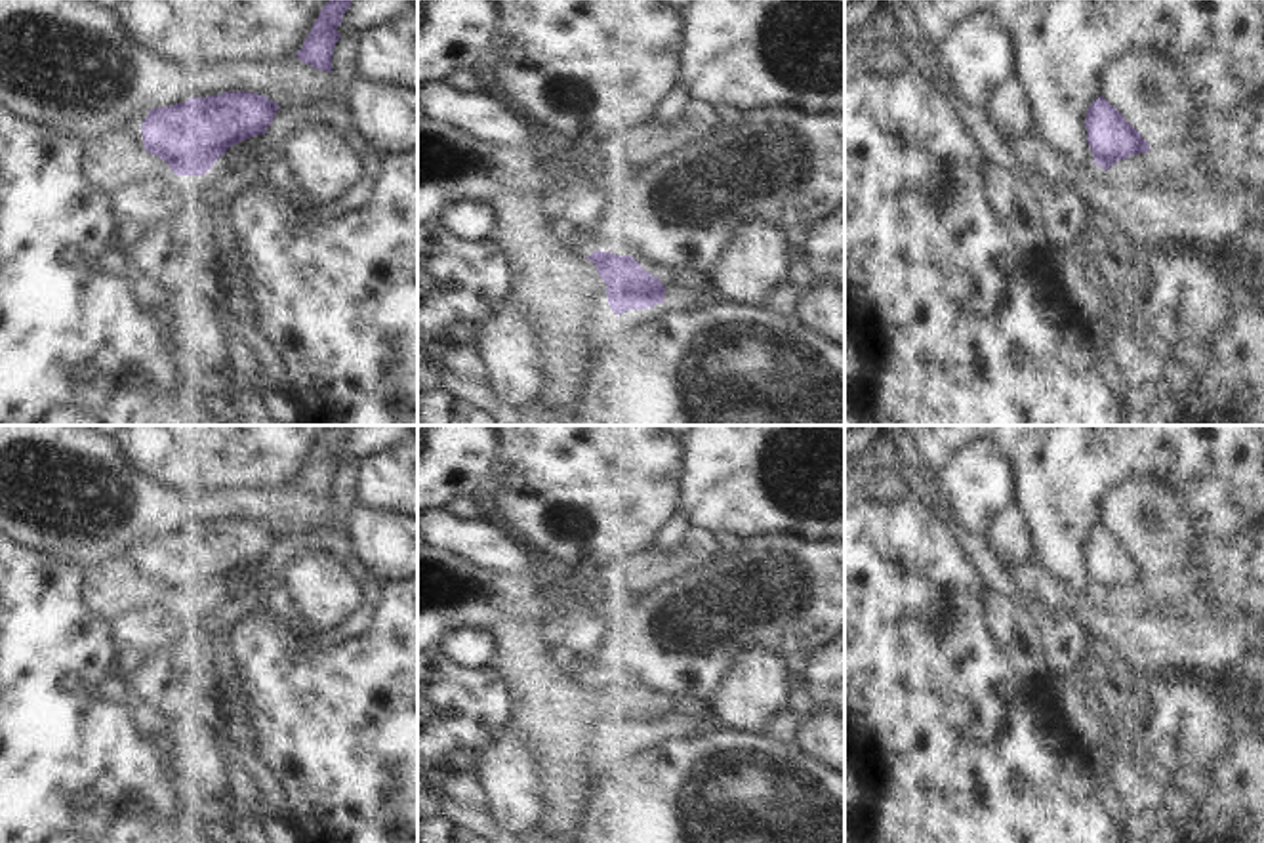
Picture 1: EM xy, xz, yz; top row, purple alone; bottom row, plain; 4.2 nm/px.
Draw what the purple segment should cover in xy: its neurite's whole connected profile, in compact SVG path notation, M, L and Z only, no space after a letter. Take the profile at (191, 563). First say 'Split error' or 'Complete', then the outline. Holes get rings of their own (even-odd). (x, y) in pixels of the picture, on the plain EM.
Split error. M223 519L151 536L139 555L120 557L141 566L177 603L204 603L238 568L267 561L280 534L259 521Z

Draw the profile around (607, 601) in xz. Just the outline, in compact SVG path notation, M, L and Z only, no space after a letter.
M602 591L587 607L572 607L555 622L543 624L549 656L574 685L587 687L597 677L597 645L591 639L597 620L616 608L633 608L641 597L633 591Z

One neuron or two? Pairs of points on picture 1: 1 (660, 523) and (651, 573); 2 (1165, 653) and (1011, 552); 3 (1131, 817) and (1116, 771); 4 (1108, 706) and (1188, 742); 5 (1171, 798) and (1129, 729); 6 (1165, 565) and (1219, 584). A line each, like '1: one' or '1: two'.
1: two
2: two
3: one
4: one
5: two
6: two

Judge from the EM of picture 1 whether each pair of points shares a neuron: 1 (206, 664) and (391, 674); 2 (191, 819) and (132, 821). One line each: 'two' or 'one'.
1: two
2: one

